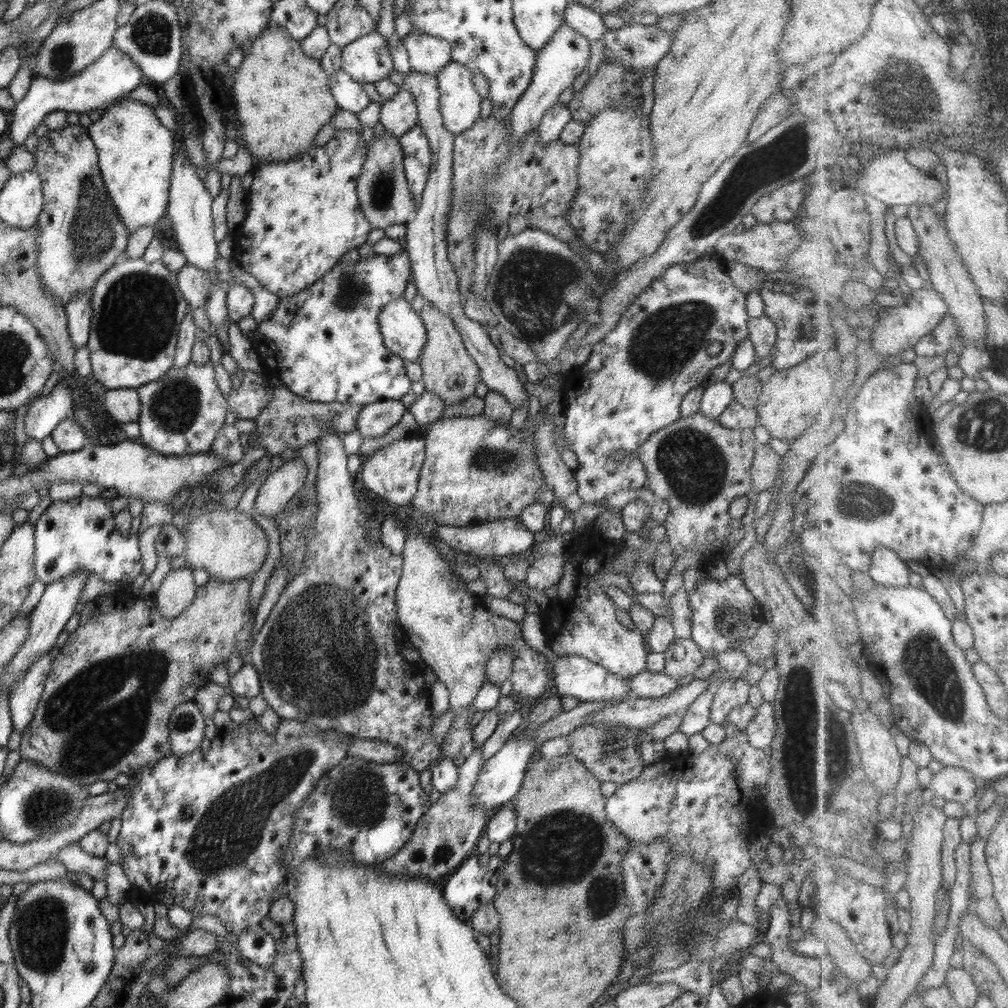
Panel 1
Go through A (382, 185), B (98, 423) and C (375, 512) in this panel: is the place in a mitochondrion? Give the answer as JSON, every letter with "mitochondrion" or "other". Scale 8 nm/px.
{"A":"mitochondrion","B":"mitochondrion","C":"other"}

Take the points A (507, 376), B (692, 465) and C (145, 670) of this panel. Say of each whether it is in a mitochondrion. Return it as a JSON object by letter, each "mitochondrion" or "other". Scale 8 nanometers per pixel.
{"A":"other","B":"mitochondrion","C":"other"}

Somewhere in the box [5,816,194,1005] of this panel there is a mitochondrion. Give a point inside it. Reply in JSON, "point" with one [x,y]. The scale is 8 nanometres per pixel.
{"point":[42,931]}

